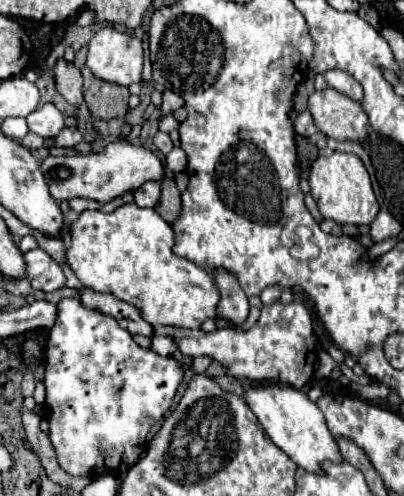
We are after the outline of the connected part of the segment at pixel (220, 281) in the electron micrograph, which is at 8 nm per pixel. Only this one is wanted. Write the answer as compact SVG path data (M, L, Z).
M213 269L211 275L217 281L217 289L221 291L221 301L217 309L219 317L225 317L235 325L241 325L249 315L249 303L247 295L239 287L237 277L225 269Z

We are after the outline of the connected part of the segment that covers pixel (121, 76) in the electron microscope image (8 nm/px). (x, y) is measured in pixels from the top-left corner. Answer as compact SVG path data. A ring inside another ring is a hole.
M113 27L99 29L89 43L87 67L103 81L125 87L141 83L143 45L139 39Z

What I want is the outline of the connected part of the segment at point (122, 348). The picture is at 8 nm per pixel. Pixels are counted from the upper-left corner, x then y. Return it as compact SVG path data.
M75 297L57 303L57 321L45 343L45 367L45 403L51 409L47 435L57 453L57 461L65 473L91 479L103 473L119 477L123 469L127 471L127 467L139 461L149 431L171 409L173 397L185 375L177 359L161 357L151 349L139 347L113 317L85 309Z

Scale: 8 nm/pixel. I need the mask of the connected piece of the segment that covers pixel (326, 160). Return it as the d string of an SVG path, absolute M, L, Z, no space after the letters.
M327 139L327 145L335 151L331 157L319 157L313 167L311 167L311 175L309 175L309 185L311 185L311 195L313 199L317 197L317 207L319 213L325 219L333 219L339 225L369 225L377 213L379 213L379 205L371 187L371 179L369 173L363 165L363 161L357 155L365 155L361 151L361 147L357 143L349 143L349 141L335 141L335 139Z

